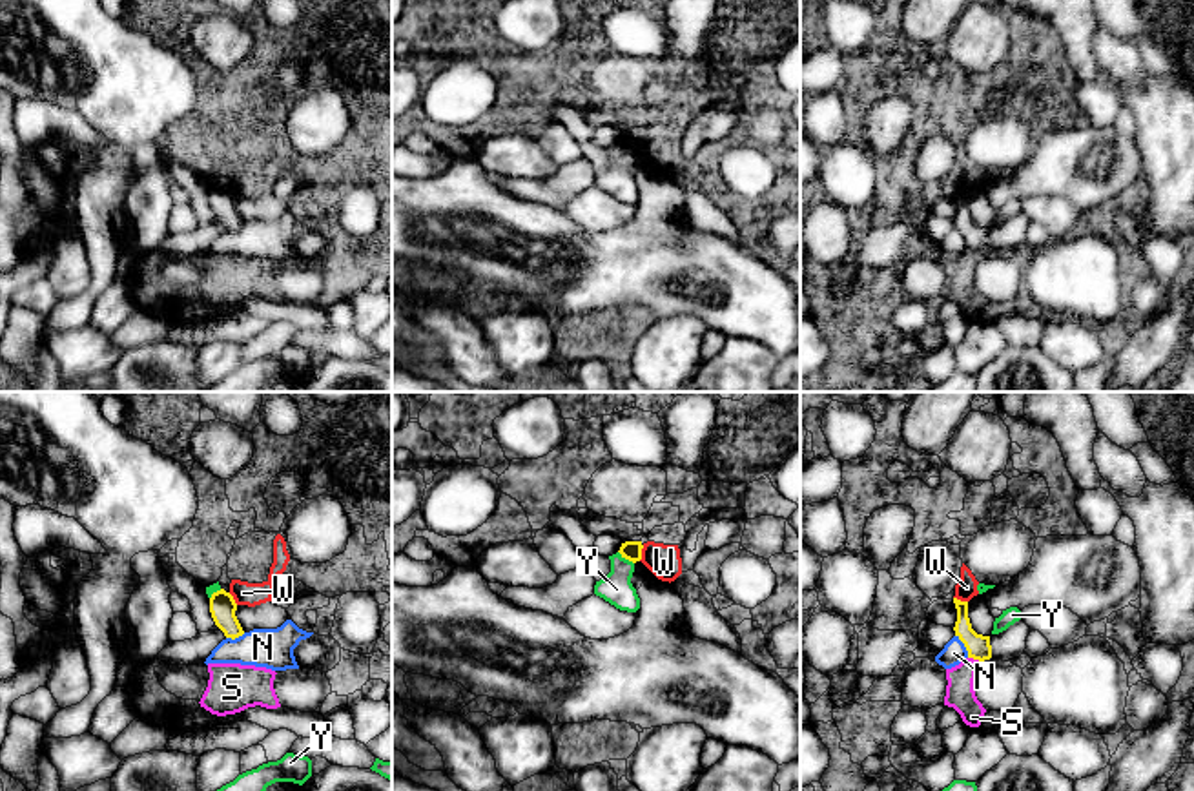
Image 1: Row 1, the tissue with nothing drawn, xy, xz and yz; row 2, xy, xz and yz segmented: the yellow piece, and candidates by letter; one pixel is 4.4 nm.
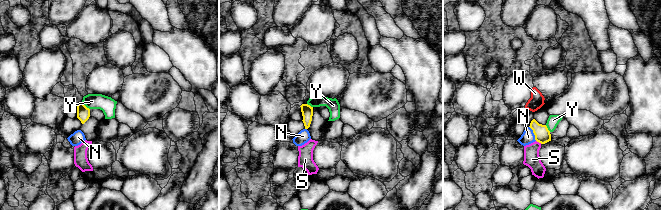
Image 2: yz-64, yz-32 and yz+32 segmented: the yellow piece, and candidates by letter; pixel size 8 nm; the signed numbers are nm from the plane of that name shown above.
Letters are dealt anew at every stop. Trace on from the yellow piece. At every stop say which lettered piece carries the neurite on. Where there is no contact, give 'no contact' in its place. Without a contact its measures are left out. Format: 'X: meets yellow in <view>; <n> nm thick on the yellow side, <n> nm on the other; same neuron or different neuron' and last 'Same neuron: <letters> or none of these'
N: meets yellow in yz; 110 nm thick on the yellow side, 100 nm on the other; different neuron
S: meets yellow in yz; 110 nm thick on the yellow side, 130 nm on the other; different neuron
W: meets yellow in xz; 90 nm thick on the yellow side, 150 nm on the other; different neuron
Y: meets yellow in xz; 90 nm thick on the yellow side, 140 nm on the other; different neuron
Same neuron: none of these

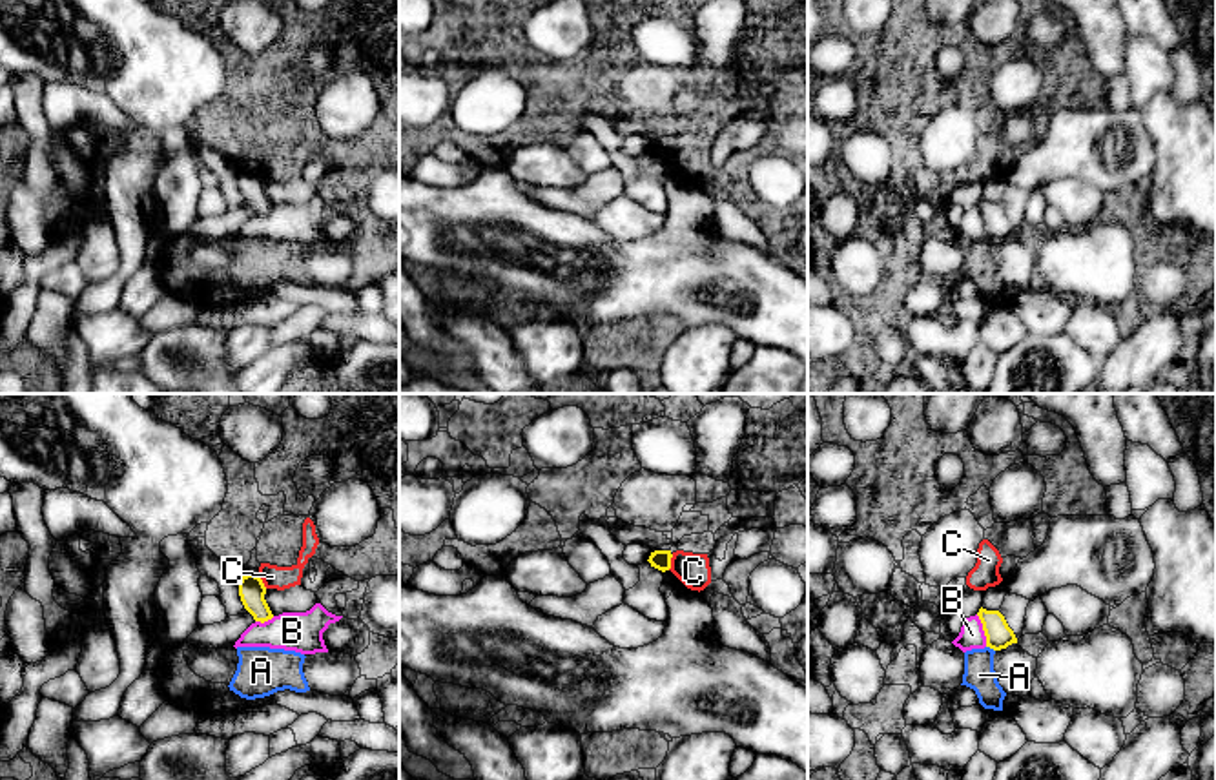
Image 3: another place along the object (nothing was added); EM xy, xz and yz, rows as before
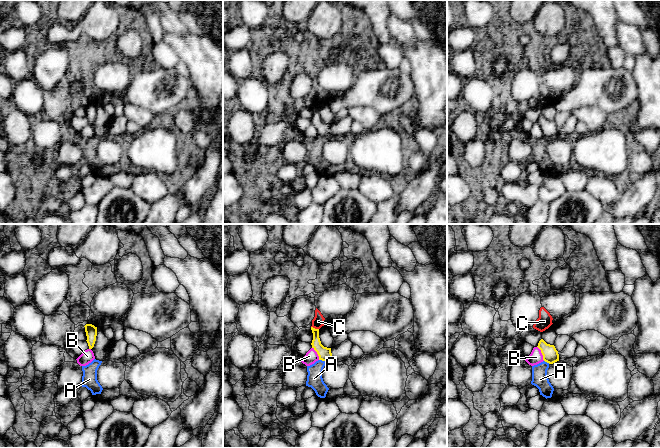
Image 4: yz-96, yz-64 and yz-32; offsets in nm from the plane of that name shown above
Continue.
A: meets yellow in yz; 120 nm thick on the yellow side, 140 nm on the other; different neuron
B: meets yellow in yz; 120 nm thick on the yellow side, 110 nm on the other; different neuron
C: meets yellow in xz; 90 nm thick on the yellow side, 150 nm on the other; different neuron
Same neuron: none of these

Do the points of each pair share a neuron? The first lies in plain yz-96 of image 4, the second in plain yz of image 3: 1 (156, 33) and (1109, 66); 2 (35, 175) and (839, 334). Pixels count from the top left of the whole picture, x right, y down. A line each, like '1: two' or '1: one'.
1: one
2: two

